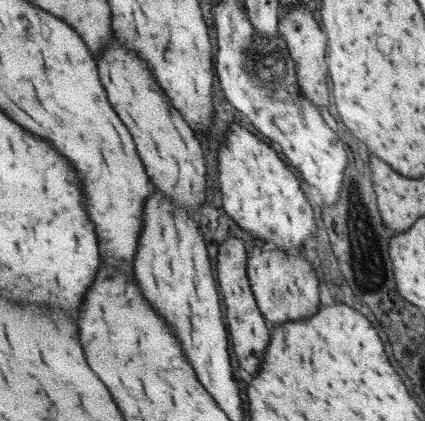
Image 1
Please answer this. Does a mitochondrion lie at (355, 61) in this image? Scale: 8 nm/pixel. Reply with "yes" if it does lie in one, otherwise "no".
no

